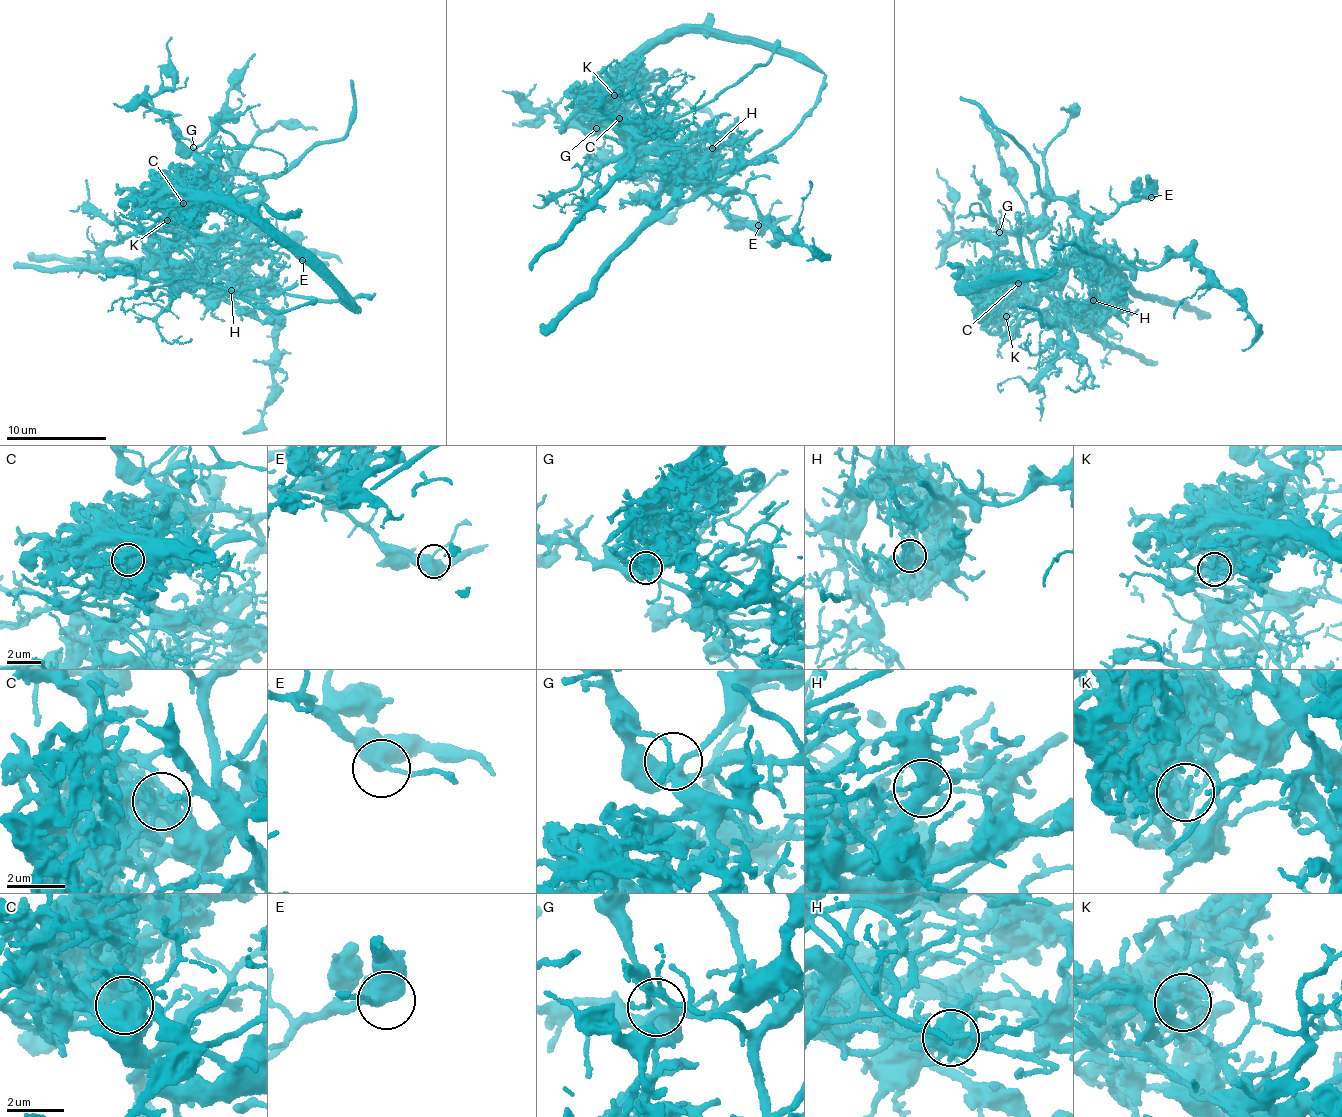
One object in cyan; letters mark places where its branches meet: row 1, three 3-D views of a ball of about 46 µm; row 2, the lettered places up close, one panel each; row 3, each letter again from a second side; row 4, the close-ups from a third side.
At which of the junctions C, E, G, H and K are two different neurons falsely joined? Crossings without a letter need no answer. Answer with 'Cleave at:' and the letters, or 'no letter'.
Cleave at: C, H, K

